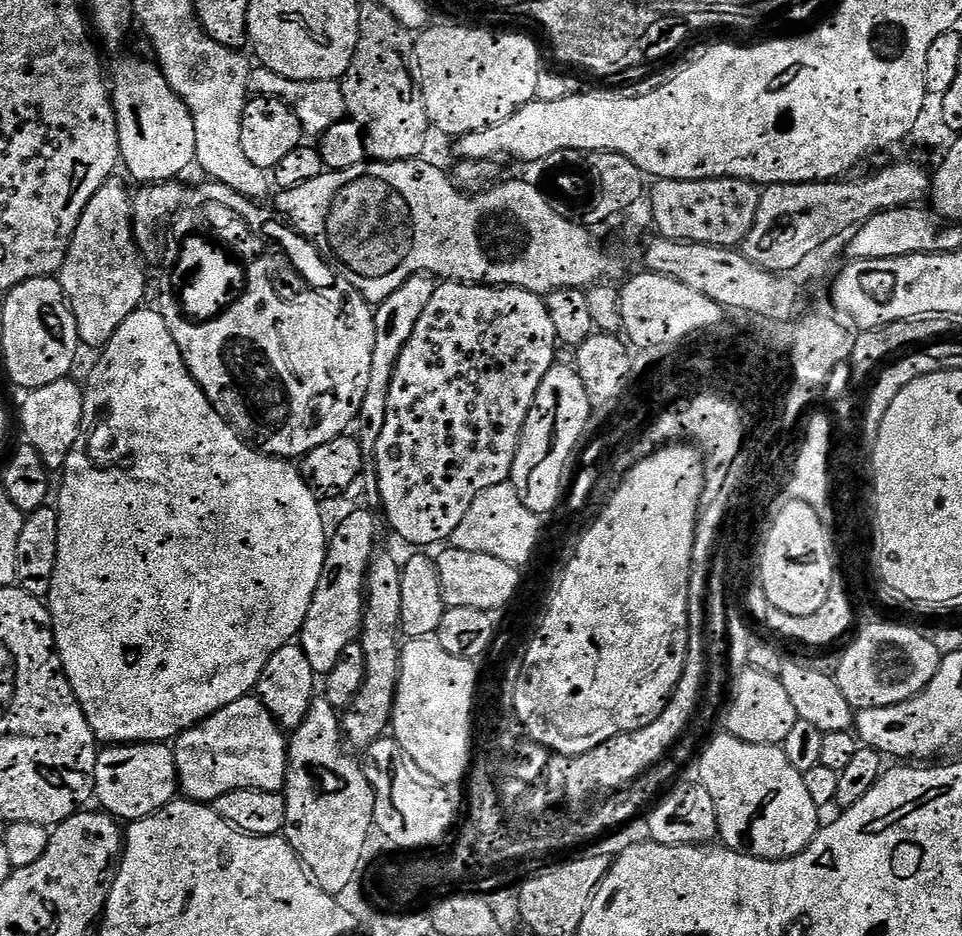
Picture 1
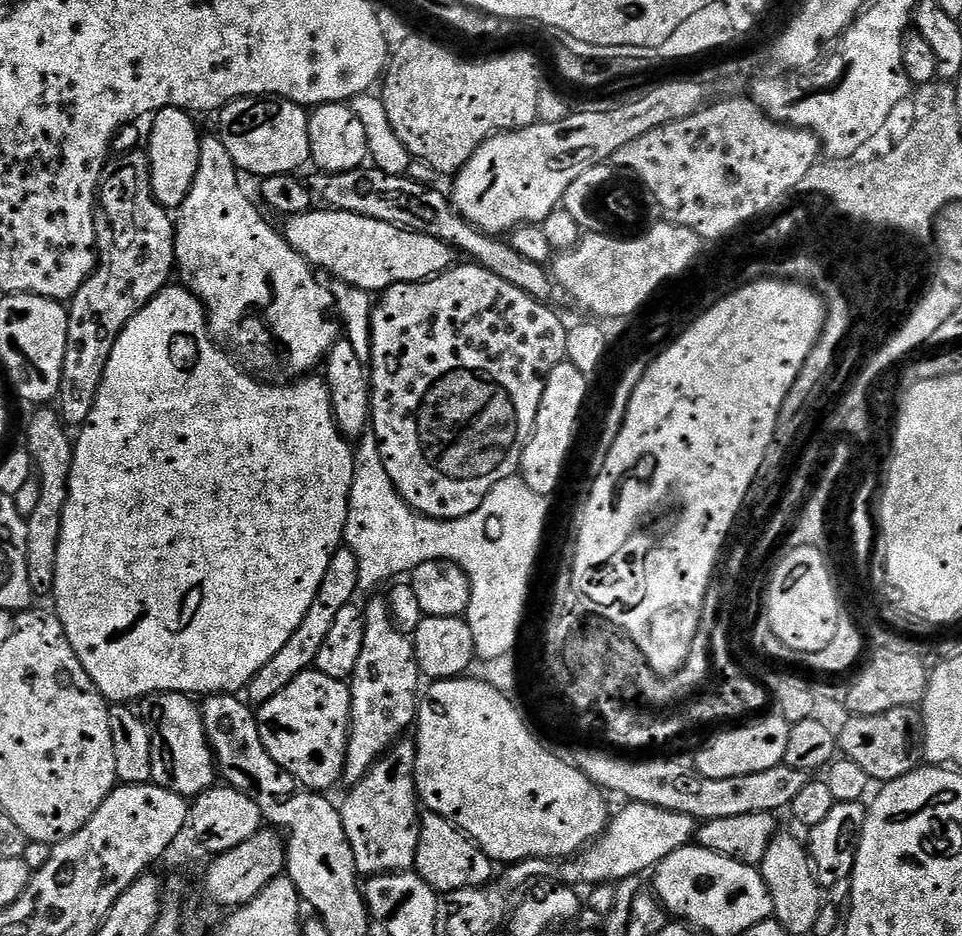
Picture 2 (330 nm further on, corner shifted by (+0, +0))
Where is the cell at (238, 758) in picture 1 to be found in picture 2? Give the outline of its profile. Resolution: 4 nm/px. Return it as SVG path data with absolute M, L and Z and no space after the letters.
M156 692L139 701L138 712L152 736L153 770L151 783L174 790L185 798L200 796L218 780L218 765L204 732L204 713L191 695L182 692Z

